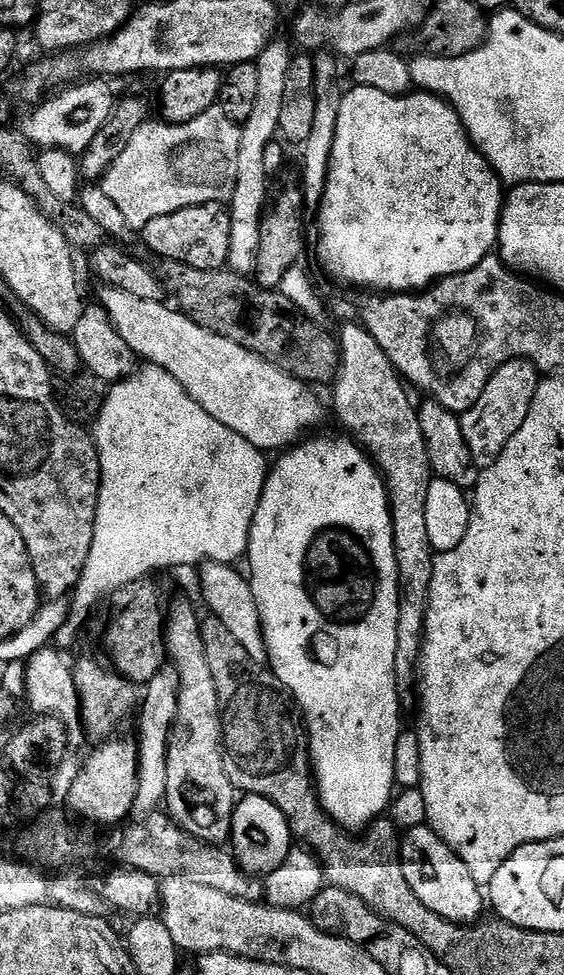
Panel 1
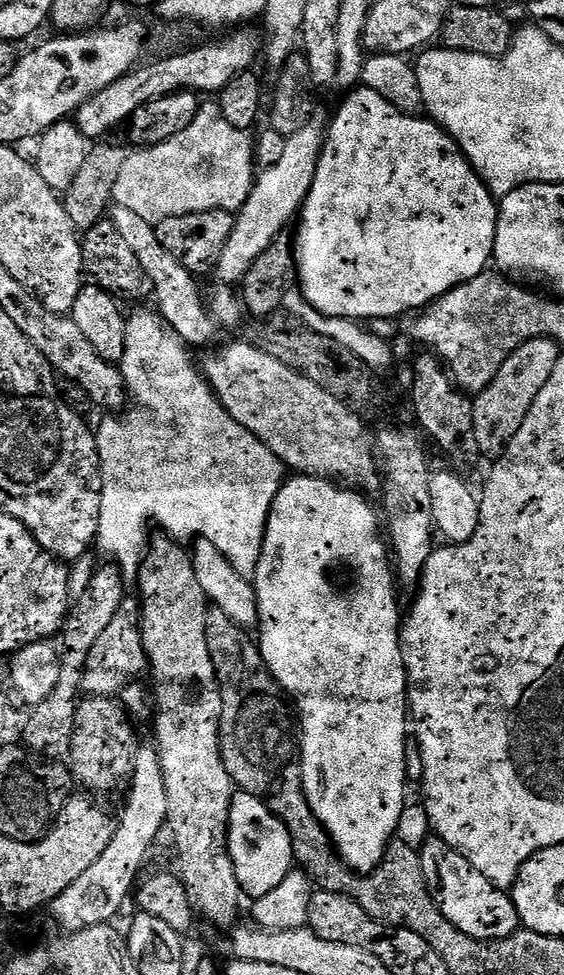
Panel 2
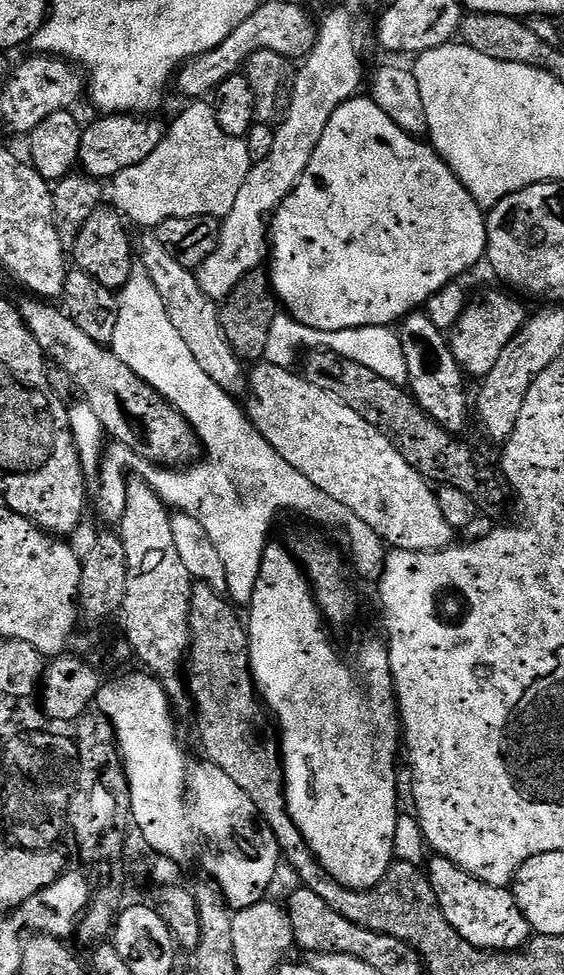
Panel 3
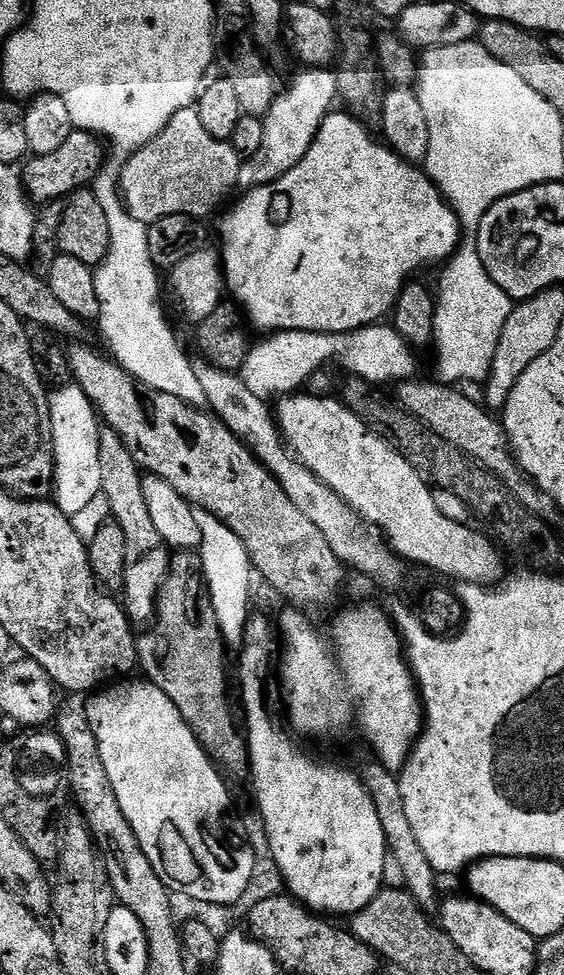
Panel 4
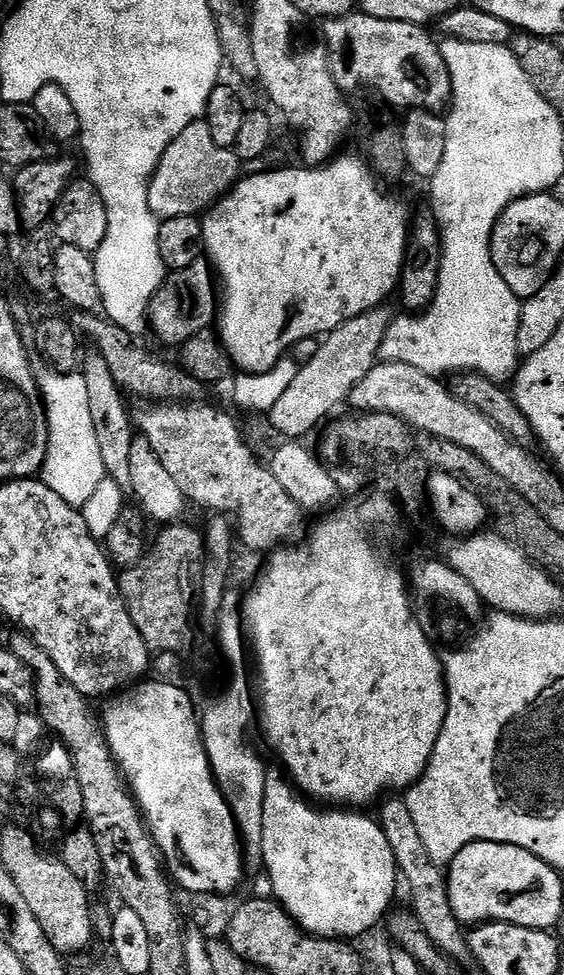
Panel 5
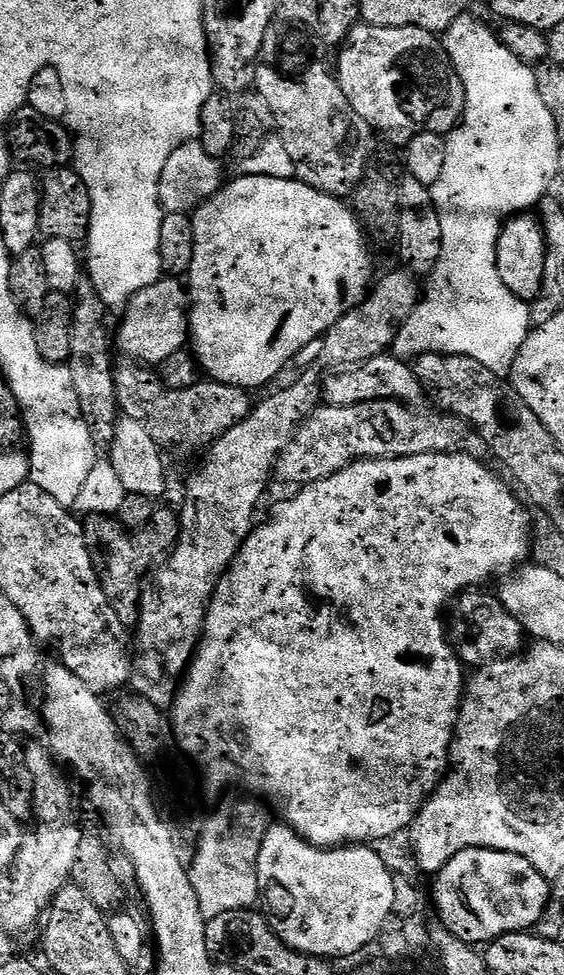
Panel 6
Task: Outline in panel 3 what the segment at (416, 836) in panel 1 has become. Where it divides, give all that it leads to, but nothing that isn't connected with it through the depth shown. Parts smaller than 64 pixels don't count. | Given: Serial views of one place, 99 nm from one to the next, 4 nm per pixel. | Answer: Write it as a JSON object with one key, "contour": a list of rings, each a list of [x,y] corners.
{"contour":[[[433,855],[431,859],[426,864],[426,875],[438,906],[446,922],[450,922],[450,926],[454,926],[454,930],[458,930],[458,934],[462,934],[466,942],[497,952],[515,952],[528,943],[530,925],[524,917],[524,911],[518,906],[515,895],[508,888],[495,888],[474,878],[445,856]]]}

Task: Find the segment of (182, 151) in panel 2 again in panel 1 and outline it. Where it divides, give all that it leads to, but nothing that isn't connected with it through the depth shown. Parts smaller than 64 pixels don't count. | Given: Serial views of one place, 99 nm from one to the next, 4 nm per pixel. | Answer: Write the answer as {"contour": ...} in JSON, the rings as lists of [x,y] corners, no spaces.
{"contour":[[[218,106],[185,124],[149,119],[126,142],[118,162],[102,177],[102,187],[135,230],[174,210],[231,201],[238,178],[240,129]]]}

